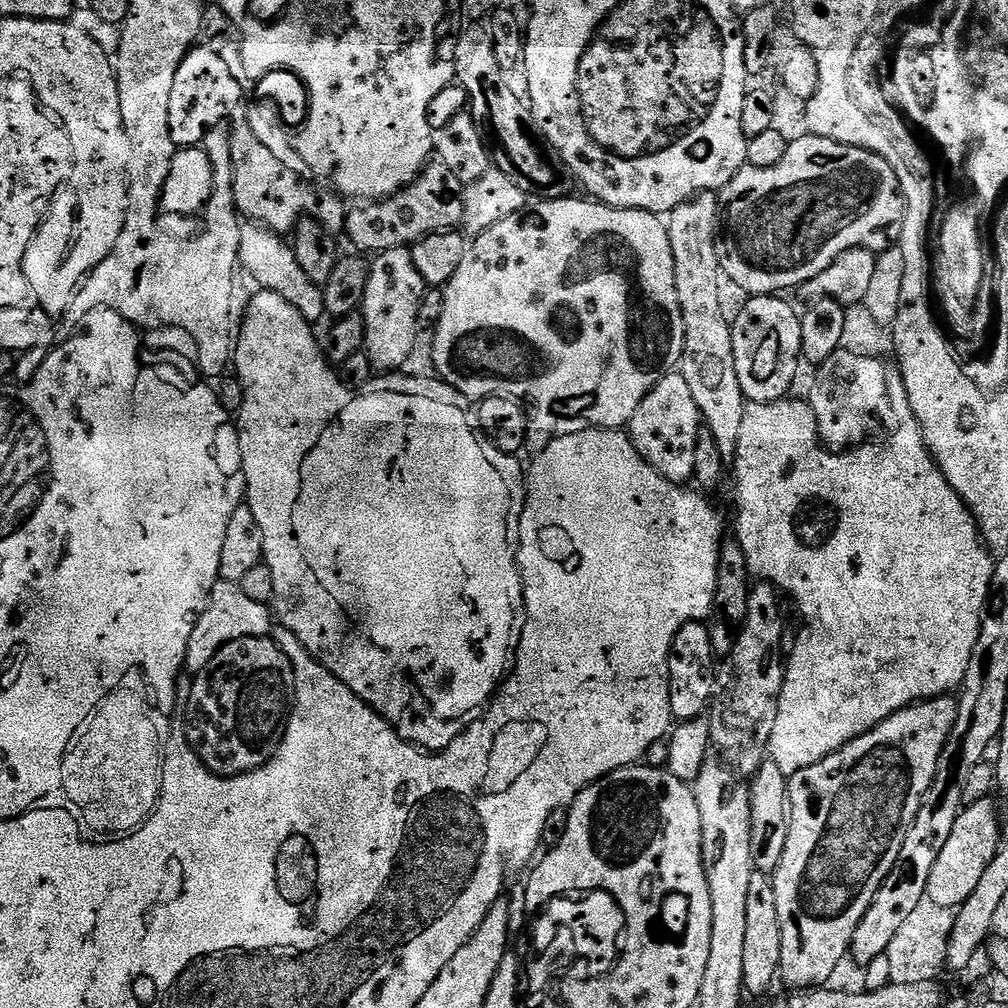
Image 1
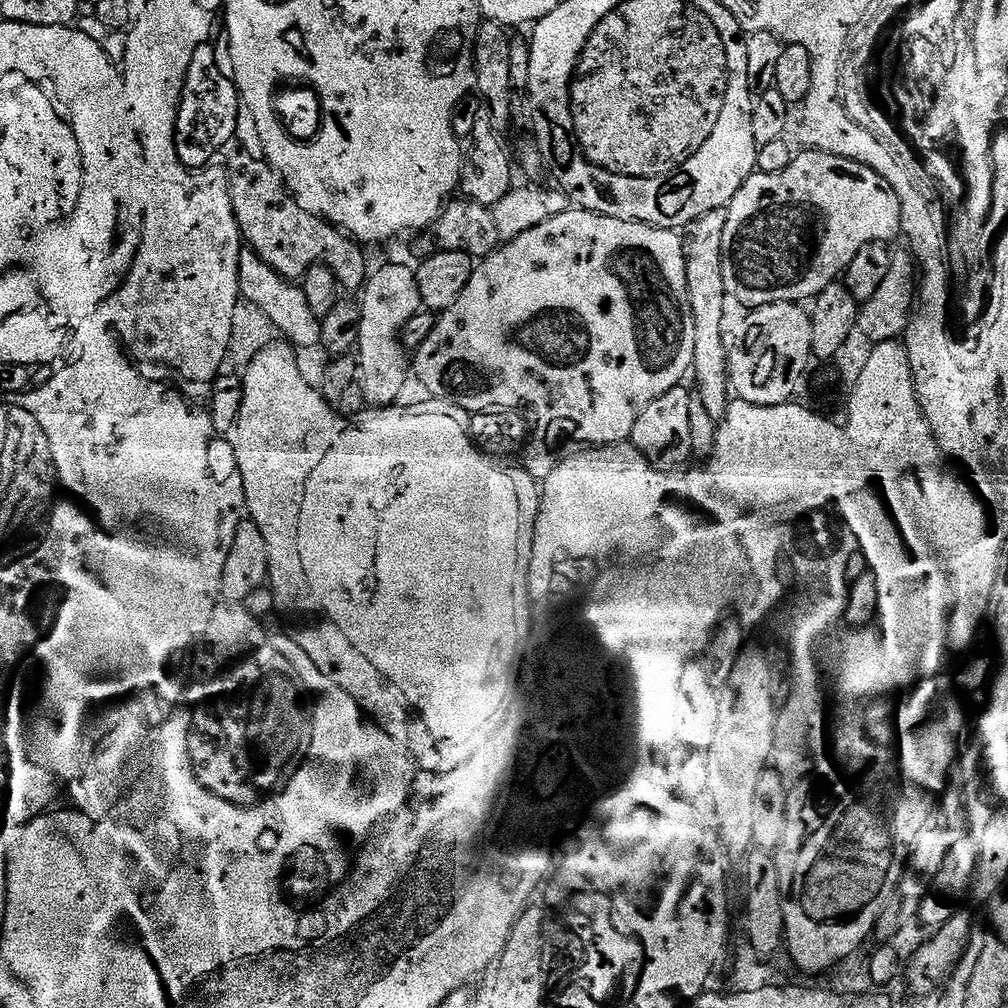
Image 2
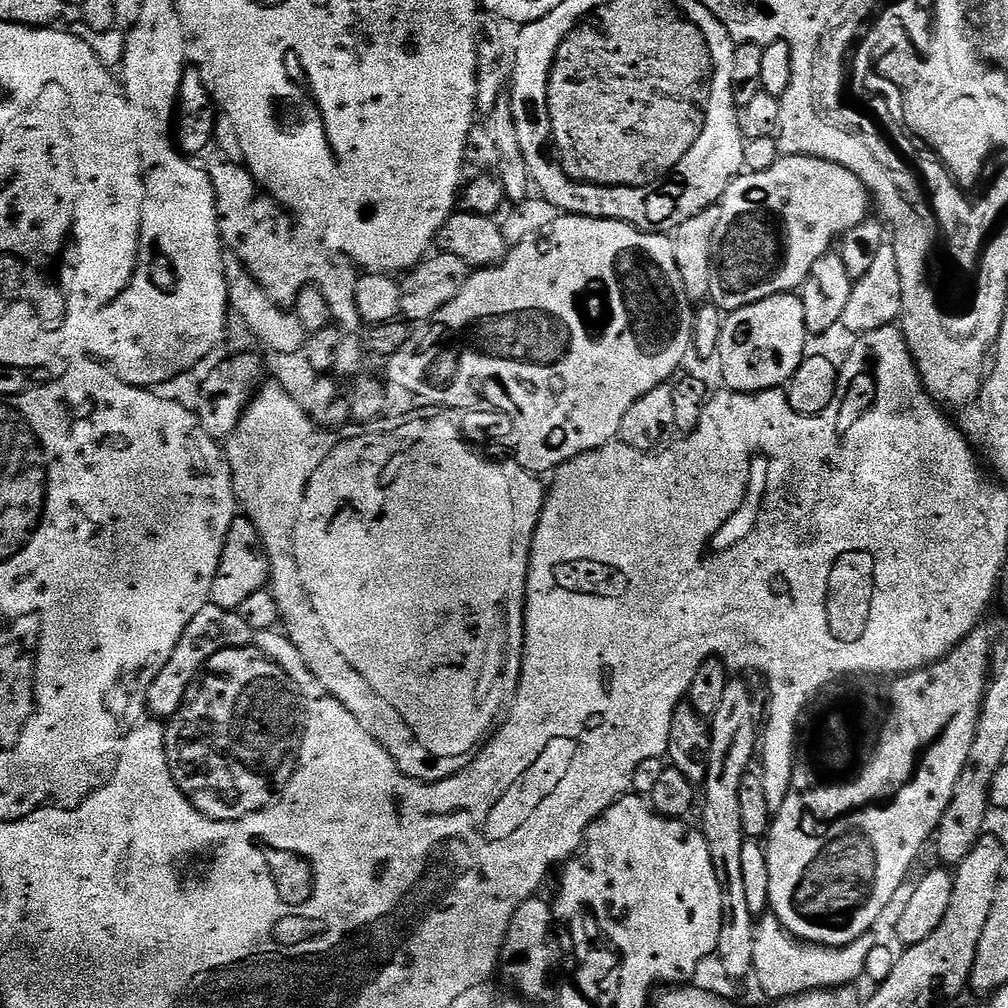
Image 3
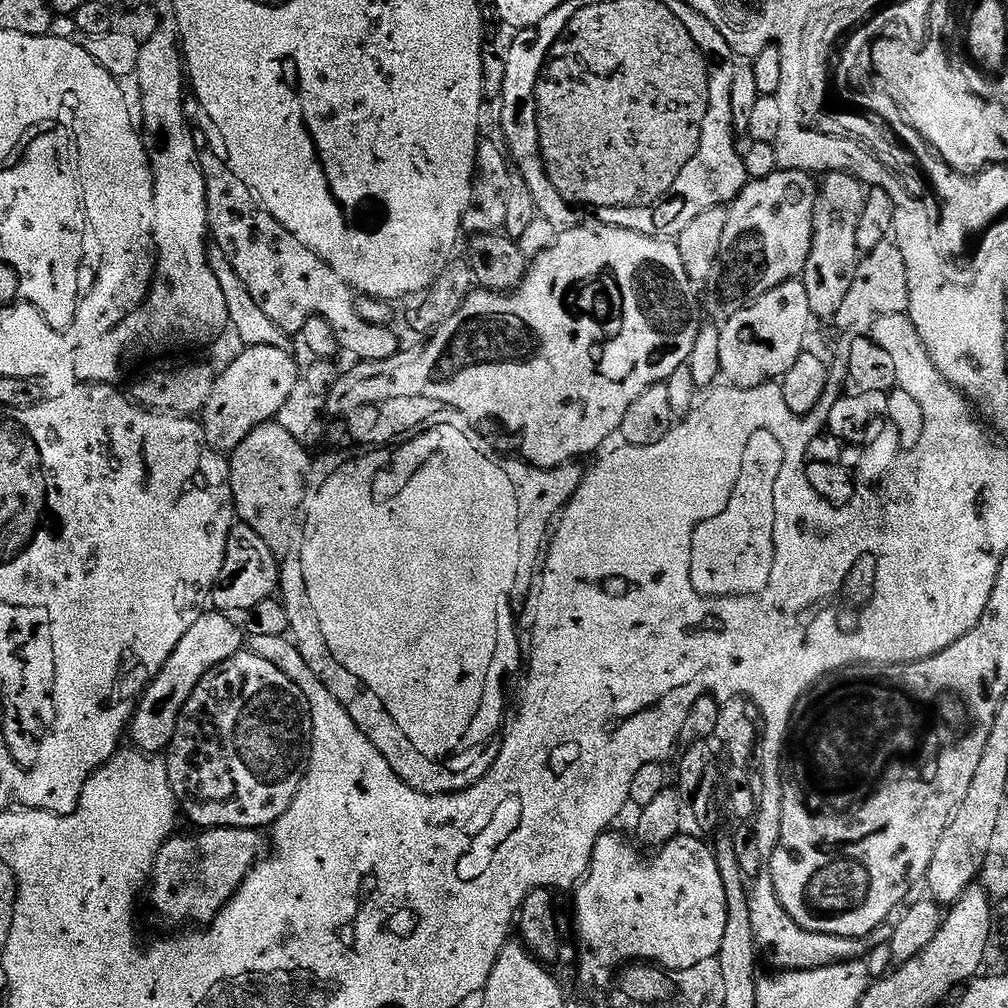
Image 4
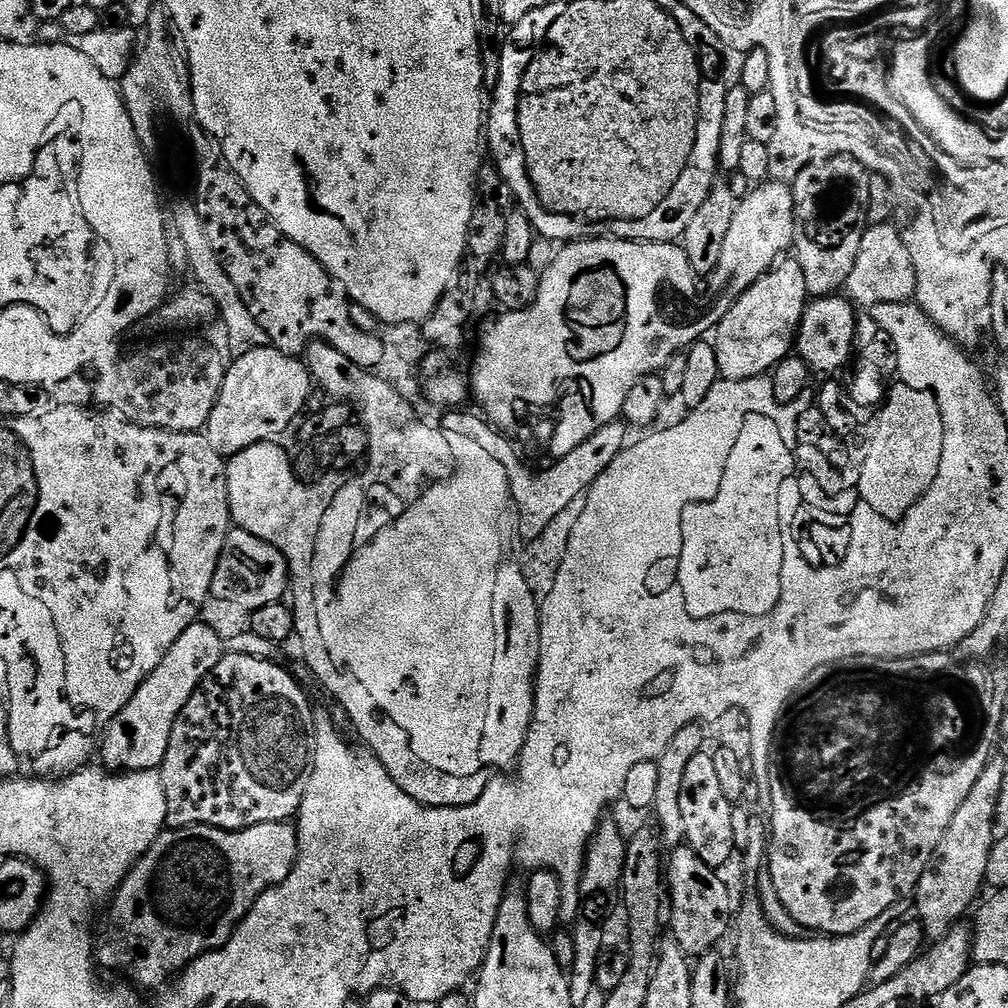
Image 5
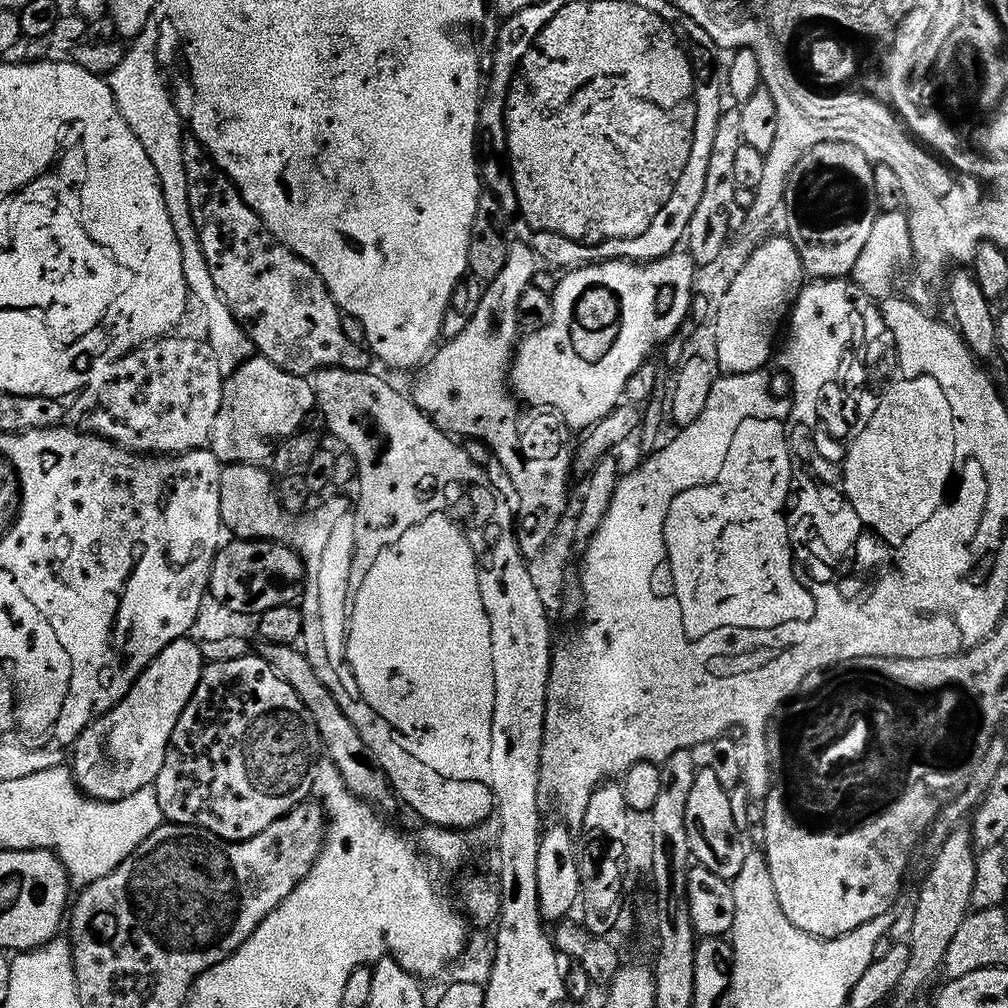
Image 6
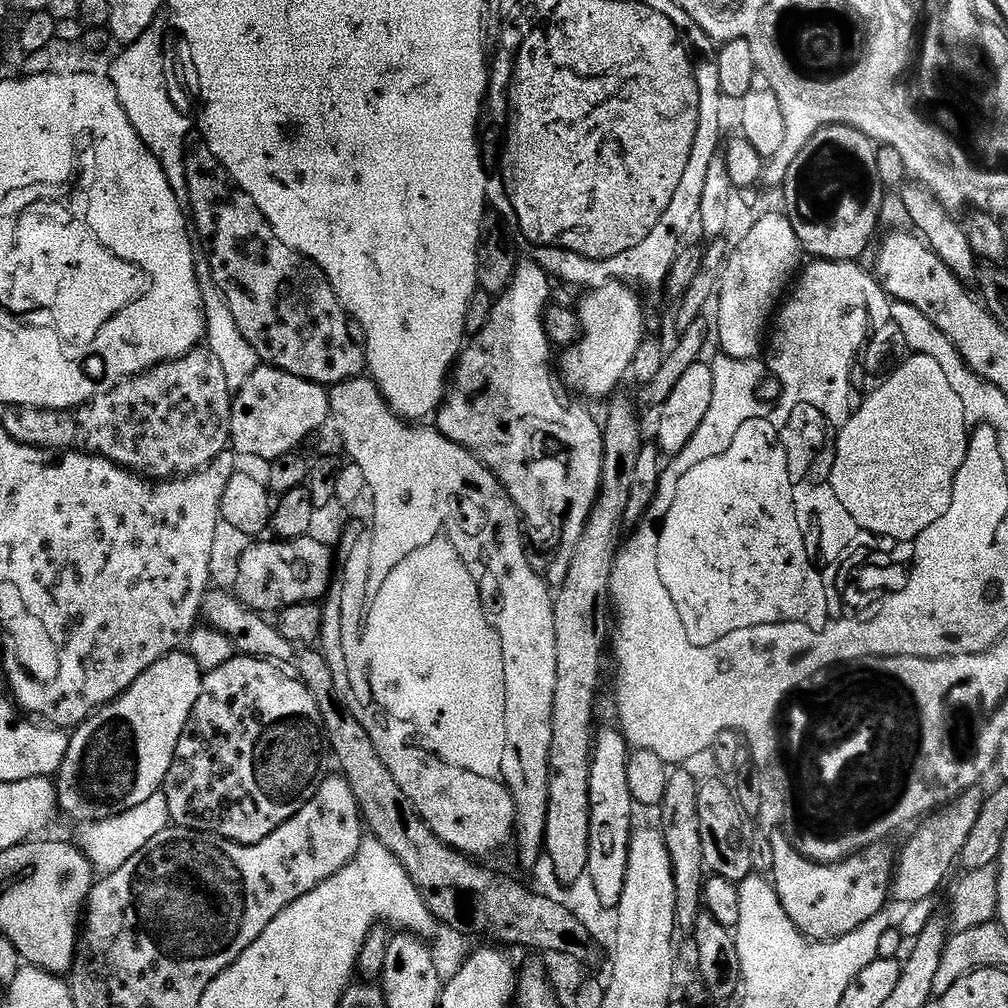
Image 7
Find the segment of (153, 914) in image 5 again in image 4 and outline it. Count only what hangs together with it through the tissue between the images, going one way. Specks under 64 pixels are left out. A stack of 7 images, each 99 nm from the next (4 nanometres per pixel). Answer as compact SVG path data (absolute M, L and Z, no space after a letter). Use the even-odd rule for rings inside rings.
M205 828L192 830L189 836L173 835L171 840L162 846L154 866L150 870L150 892L152 888L152 904L158 911L174 923L180 924L191 912L205 912L208 918L215 917L231 900L233 894L240 889L248 872L261 859L260 851L266 848L259 831L251 828Z

